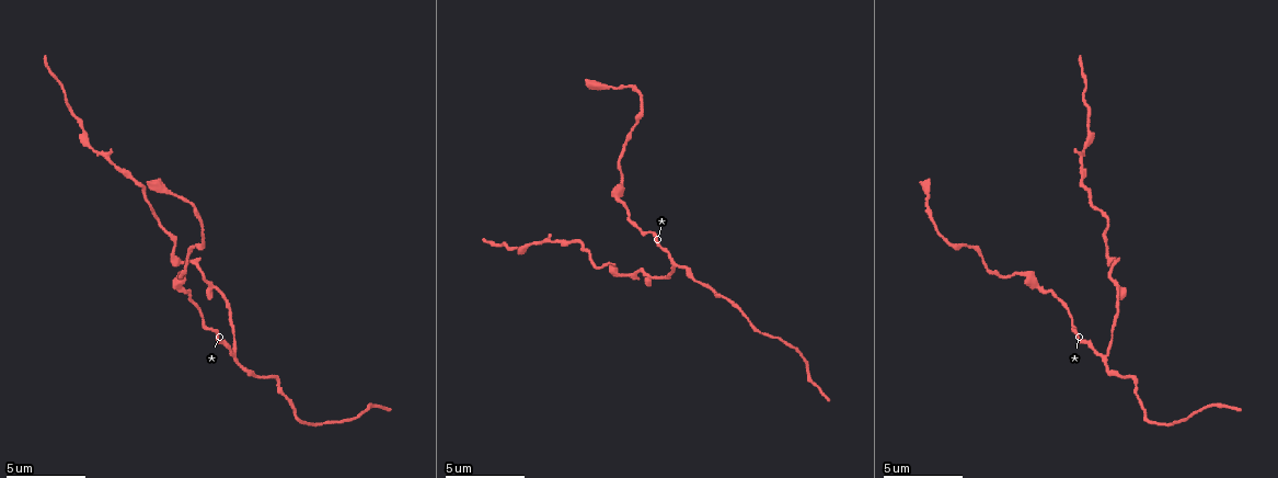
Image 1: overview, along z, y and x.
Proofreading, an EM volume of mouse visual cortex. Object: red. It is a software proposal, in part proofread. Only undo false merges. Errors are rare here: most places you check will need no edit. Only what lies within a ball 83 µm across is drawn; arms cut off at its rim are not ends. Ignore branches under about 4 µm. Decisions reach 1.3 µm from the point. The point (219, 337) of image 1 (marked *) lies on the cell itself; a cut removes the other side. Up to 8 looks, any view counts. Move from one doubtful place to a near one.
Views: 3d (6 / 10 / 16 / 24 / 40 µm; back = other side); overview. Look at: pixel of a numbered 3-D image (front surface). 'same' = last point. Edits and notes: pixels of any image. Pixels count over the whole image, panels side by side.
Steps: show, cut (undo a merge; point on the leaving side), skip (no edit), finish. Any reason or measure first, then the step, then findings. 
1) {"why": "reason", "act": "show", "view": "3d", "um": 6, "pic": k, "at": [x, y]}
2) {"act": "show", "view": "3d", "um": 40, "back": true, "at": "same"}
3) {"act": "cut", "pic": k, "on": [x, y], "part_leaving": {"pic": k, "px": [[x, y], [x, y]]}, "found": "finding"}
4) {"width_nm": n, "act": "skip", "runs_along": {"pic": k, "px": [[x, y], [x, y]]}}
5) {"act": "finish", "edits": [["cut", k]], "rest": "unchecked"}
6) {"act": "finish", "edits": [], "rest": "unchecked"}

{"why": "thick turns thin", "act": "show", "view": "3d", "um": 16, "pic": 1, "at": [1014, 272]}

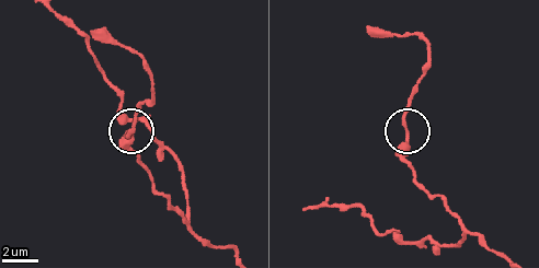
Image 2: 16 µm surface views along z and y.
{"act": "skip", "found": "continuous, no second cell"}

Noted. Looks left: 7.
{"why": "a narrow waist", "act": "show", "view": "3d", "um": 6, "pic": 1, "at": [1111, 271]}

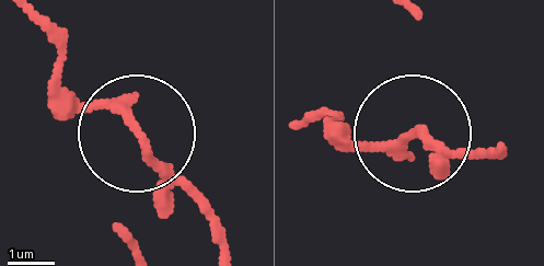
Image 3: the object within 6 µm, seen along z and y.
{"act": "show", "view": "3d", "um": 6, "back": true, "pic": 3, "at": [138, 136]}

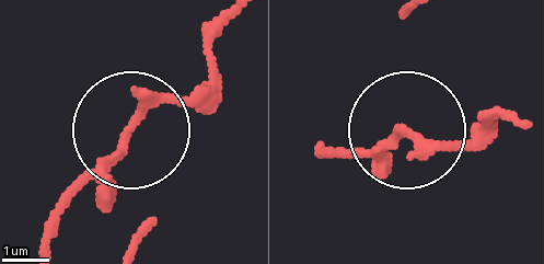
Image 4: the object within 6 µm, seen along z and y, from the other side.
{"act": "skip", "runs_along": {"pic": 4, "px": [[45, 250], [65, 203], [213, 65]]}, "found": "continuous, no second cell"}

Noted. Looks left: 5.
{"why": "a narrow waist", "act": "show", "view": "3d", "um": 16, "pic": 1, "at": [1081, 165]}

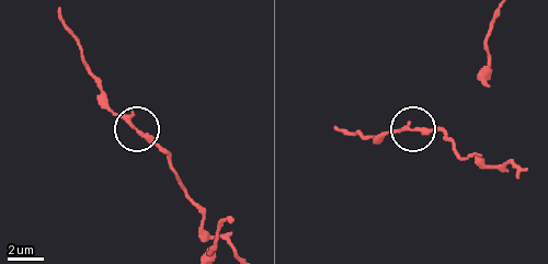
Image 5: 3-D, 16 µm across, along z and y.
{"arms": 3, "act": "skip", "runs_along": {"pic": 5, "px": [[520, 169], [464, 158], [436, 130], [380, 134]]}, "found": "all the same cell"}

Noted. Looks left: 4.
{"why": "three-way junction", "act": "show", "view": "3d", "um": 10, "pic": 1, "at": [1105, 354]}

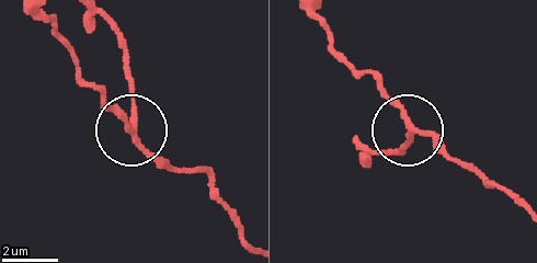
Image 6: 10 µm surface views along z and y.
{"act": "show", "view": "3d", "um": 6, "pic": 6, "at": [136, 128]}

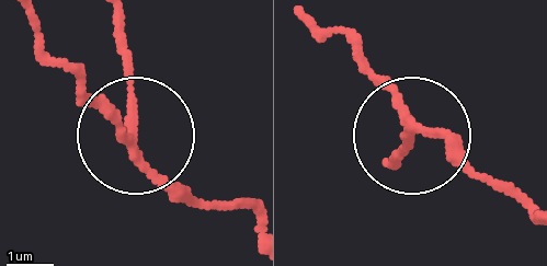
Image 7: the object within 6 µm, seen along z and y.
{"arms": 3, "act": "cut", "pic": 7, "on": [124, 65], "part_leaving": {"pic": 7, "px": [[133, 140], [122, 26]]}, "found": "two cells meet here"}

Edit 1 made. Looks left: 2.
{"act": "finish", "edits": [["cut", 7]], "rest": "unchecked"}

